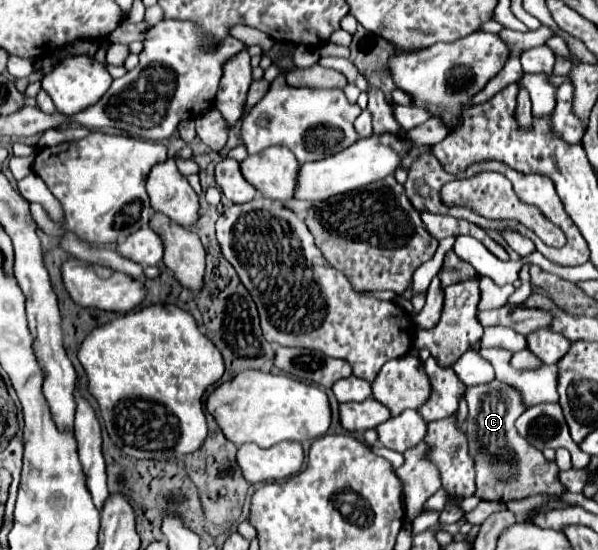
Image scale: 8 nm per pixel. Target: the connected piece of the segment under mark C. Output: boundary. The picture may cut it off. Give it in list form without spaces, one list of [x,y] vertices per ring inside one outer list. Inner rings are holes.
[[[492,380],[484,386],[470,386],[466,392],[468,418],[466,418],[466,438],[468,450],[476,464],[476,492],[478,498],[494,498],[494,502],[510,502],[518,498],[528,498],[540,492],[560,494],[564,486],[558,482],[558,466],[544,458],[540,450],[526,444],[514,428],[514,420],[524,412],[520,394]]]

